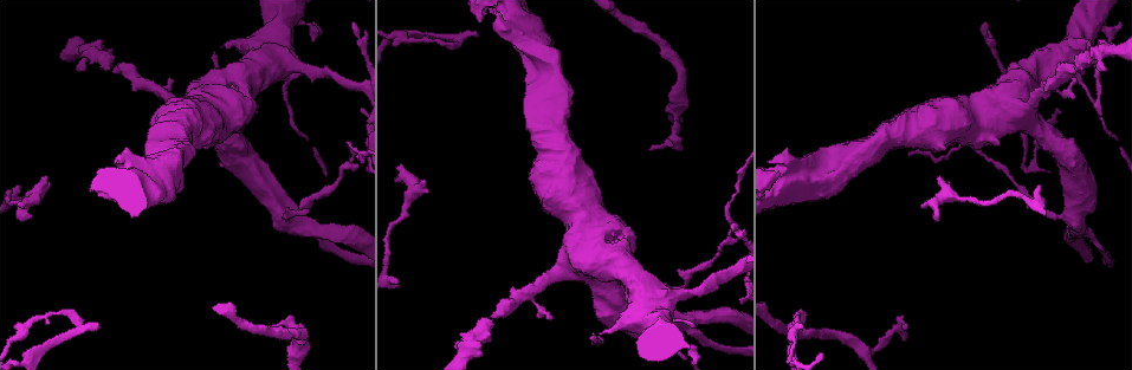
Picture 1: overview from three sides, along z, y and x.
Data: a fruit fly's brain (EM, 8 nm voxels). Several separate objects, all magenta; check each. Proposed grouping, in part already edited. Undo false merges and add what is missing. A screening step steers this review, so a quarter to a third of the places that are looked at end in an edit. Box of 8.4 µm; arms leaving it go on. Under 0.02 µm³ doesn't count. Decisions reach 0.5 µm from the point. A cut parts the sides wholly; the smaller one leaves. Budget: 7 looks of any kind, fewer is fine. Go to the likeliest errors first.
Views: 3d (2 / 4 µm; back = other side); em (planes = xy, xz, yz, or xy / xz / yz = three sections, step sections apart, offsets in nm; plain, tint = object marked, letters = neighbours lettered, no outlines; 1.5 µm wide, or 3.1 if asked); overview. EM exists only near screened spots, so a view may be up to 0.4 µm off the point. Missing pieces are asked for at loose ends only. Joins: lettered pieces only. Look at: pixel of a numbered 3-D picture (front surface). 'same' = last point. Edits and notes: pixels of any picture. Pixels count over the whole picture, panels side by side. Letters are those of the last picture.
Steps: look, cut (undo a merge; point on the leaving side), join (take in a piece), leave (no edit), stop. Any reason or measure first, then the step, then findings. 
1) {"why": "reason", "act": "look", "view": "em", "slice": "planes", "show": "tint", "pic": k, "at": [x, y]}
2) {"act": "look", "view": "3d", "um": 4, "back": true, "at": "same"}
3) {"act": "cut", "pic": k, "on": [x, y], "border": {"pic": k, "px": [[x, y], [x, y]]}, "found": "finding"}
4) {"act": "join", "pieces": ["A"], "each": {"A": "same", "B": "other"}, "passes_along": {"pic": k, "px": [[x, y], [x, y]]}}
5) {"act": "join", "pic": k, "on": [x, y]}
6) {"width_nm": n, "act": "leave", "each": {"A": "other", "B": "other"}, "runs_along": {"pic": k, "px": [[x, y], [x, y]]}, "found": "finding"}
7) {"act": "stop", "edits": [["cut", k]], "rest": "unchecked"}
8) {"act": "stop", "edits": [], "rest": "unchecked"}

{"why": "branch stops here", "act": "look", "view": "3d", "um": 2, "pic": 1, "at": [600, 334]}

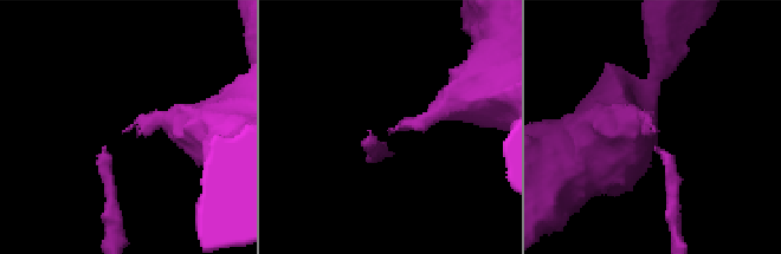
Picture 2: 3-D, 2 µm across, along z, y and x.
{"why": "now the EM", "act": "look", "view": "em", "slice": "yz", "step": 8, "show": "letters", "pic": 2, "at": [125, 130]}

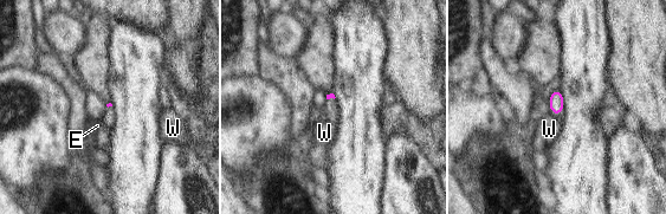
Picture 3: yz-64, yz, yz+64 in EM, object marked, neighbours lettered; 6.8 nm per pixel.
{"act": "look", "view": "em", "slice": "planes", "show": "letters", "at": "same"}

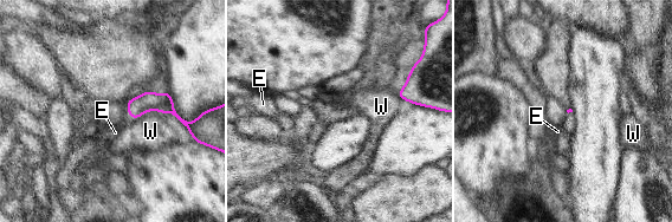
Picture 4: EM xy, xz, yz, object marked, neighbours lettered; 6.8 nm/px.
{"longest_contact_nm": ["W", 220], "act": "leave", "each": {"E": "other", "W": "other"}, "found": "no lettered piece goes on from it"}

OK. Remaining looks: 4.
{"why": "thick turns thin", "act": "look", "view": "3d", "um": 2, "pic": 1, "at": [403, 213]}

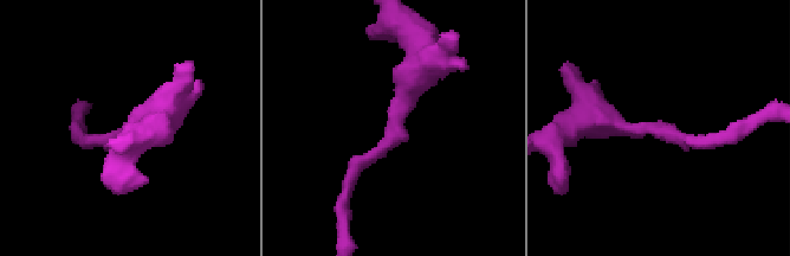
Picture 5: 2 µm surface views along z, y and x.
{"why": "need the tissue", "act": "look", "view": "em", "slice": "planes", "show": "letters", "pic": 5, "at": [396, 123]}

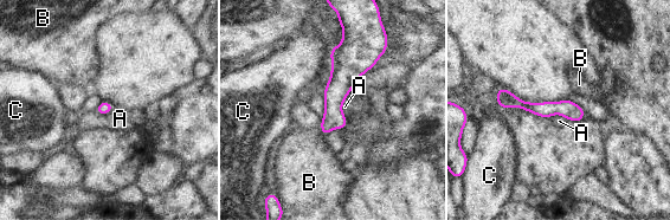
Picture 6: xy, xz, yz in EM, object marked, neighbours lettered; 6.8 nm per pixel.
{"width_nm": 90, "act": "leave", "each": {"A": "other", "B": "other", "C": "other"}, "border": {"pic": 6, "px": [[114, 107], [107, 114], [94, 111]]}, "found": "continuous, no second neuron"}

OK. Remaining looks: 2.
{"act": "look", "view": "3d", "um": 2, "pic": 1, "at": [864, 352]}

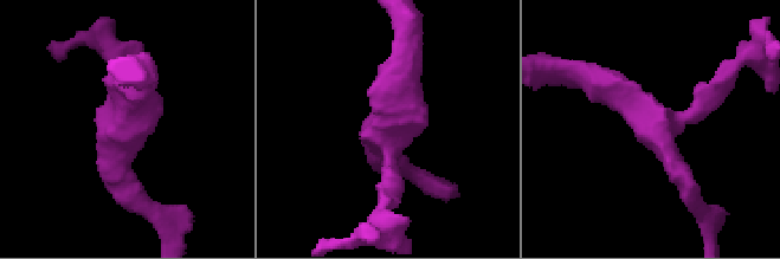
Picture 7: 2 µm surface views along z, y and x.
{"act": "look", "view": "em", "slice": "planes", "show": "letters", "pic": 7, "at": [125, 125]}

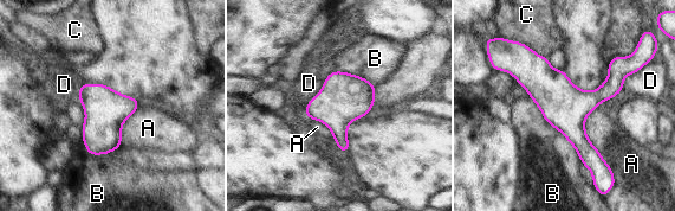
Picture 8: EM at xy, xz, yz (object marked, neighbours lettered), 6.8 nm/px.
{"width_nm": 280, "act": "leave", "each": {"A": "other", "B": "other", "C": "other", "D": "other"}, "border": {"pic": 8, "px": [[596, 107], [585, 134], [614, 172]]}, "found": "continuous, no second neuron"}

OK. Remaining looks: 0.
{"act": "stop", "edits": [], "rest": "unchecked"}

